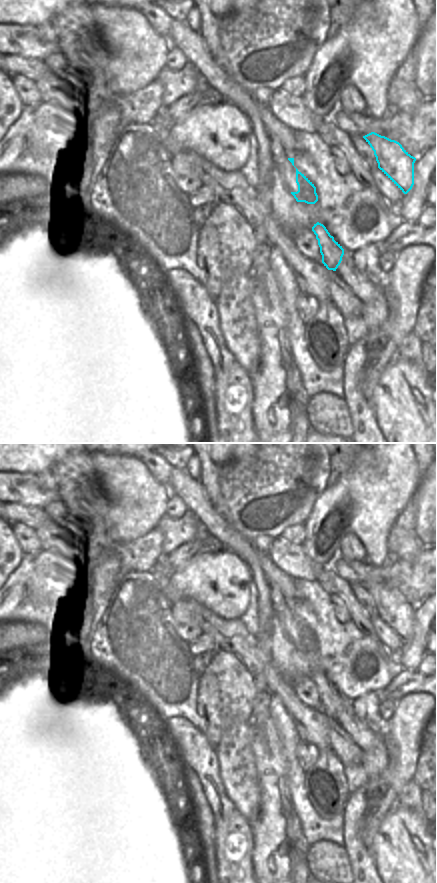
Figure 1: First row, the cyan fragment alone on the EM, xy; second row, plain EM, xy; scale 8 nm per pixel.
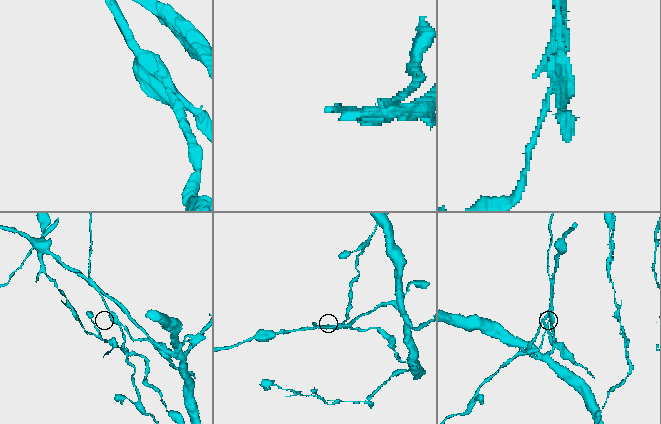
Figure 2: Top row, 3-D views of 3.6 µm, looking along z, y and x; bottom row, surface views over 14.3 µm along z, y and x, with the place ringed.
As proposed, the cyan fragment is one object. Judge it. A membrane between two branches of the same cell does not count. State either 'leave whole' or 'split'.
split

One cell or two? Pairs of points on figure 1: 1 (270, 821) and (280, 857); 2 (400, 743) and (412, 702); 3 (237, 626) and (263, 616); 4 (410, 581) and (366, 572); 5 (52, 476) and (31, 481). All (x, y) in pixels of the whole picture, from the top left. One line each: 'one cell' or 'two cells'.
1: one cell
2: one cell
3: two cells
4: one cell
5: two cells

